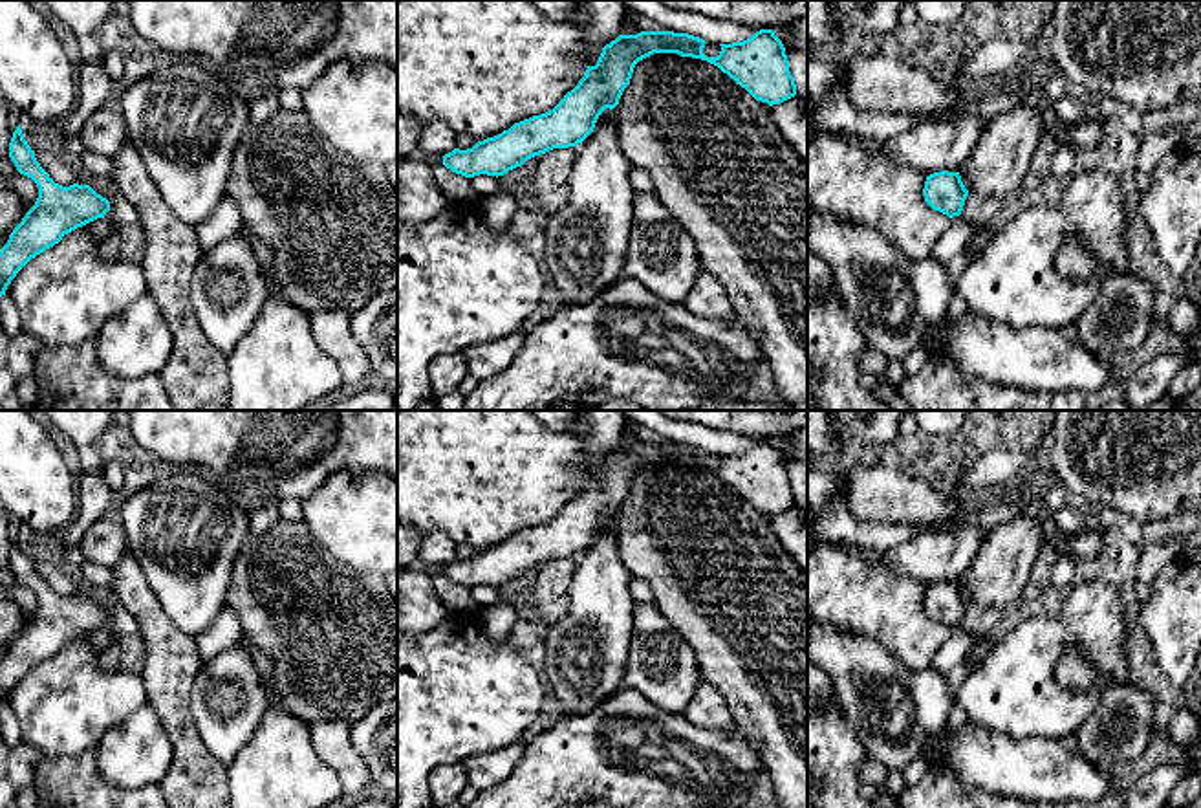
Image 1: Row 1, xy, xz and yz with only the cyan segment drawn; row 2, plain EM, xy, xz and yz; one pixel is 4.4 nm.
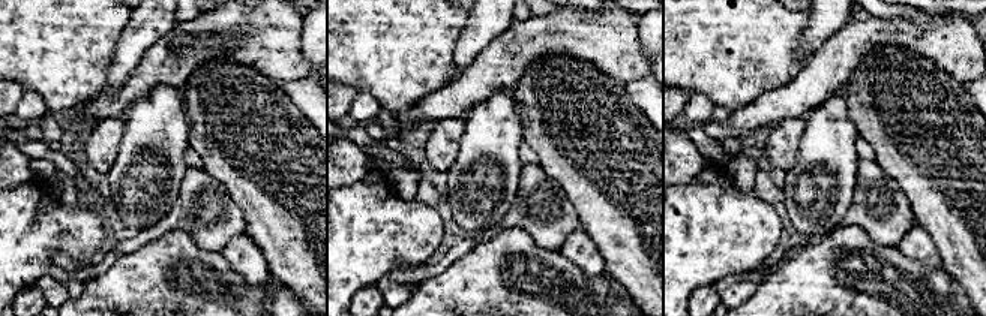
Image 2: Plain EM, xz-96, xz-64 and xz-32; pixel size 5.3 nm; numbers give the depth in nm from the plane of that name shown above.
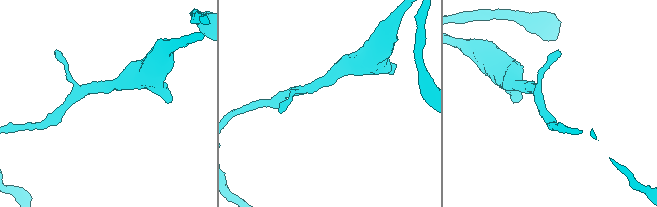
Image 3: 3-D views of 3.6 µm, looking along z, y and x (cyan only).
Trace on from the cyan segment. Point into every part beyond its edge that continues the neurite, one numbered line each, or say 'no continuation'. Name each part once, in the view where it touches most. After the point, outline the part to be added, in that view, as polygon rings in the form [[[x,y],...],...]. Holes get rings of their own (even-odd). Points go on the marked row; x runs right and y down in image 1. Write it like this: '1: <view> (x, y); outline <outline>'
no continuation

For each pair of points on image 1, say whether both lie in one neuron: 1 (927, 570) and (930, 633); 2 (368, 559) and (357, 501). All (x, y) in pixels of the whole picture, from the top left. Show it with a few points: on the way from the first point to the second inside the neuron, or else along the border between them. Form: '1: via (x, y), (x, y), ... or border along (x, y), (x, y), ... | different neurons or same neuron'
1: border along (887, 568), (927, 585) | different neurons
2: via (368, 545), (368, 523), (361, 515) | same neuron

